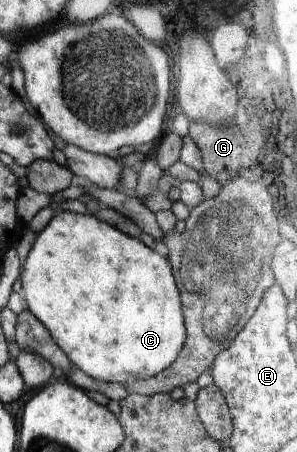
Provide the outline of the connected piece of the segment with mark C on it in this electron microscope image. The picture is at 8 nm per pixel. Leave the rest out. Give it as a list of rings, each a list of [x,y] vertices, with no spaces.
[[[57,211],[47,227],[35,237],[33,247],[31,247],[29,255],[27,255],[23,271],[21,271],[23,299],[27,303],[27,310],[47,329],[57,346],[67,355],[73,368],[78,368],[89,377],[101,382],[119,382],[125,385],[136,380],[154,377],[177,359],[186,339],[186,330],[180,292],[178,291],[172,268],[165,257],[147,247],[139,239],[126,235],[119,229],[86,212],[75,214],[71,211]]]

